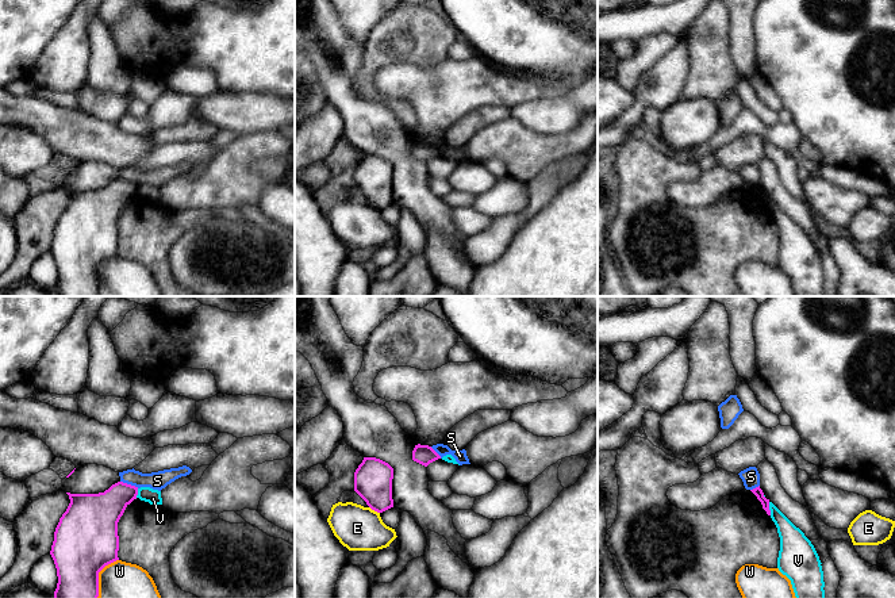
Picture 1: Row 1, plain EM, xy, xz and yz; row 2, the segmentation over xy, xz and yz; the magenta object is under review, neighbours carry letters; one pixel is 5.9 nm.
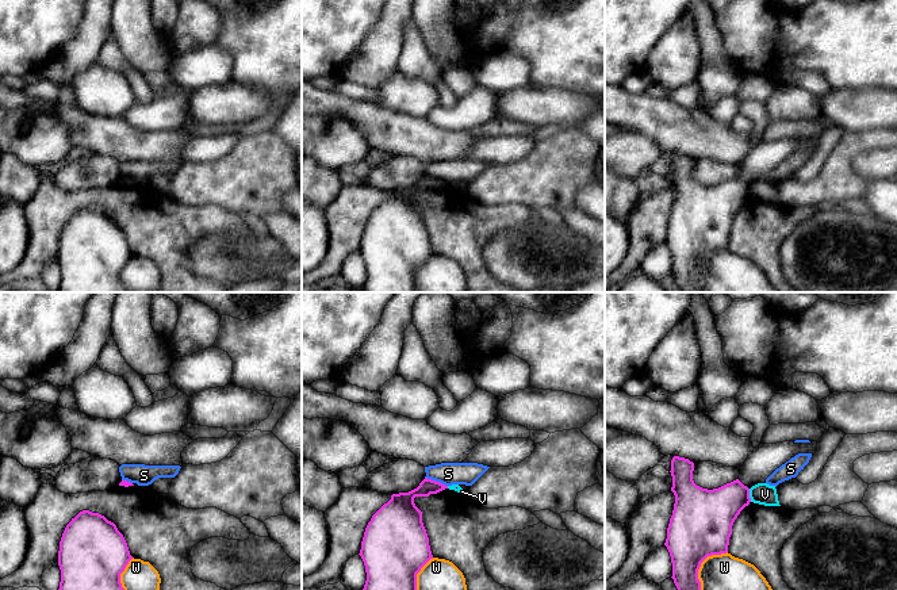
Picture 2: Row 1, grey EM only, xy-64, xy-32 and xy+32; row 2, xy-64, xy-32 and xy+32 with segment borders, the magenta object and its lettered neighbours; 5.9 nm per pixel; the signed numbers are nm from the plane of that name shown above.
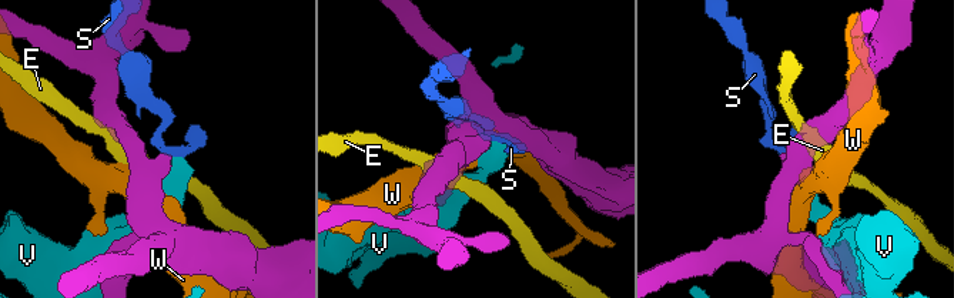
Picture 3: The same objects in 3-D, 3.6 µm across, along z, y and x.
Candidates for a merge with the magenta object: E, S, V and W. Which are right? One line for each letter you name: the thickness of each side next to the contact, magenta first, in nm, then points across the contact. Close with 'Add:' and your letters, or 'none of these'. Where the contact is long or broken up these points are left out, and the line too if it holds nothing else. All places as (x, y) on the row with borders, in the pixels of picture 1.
Add: none of these

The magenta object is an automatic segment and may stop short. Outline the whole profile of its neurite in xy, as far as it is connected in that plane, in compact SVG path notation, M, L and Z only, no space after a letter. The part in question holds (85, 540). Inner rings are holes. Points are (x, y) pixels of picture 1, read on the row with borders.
M118 482L108 490L99 494L70 494L70 503L66 511L59 518L54 532L54 541L50 555L57 568L58 583L54 591L54 598L97 598L99 597L99 572L108 564L119 560L119 536L118 522L126 507L137 499L138 487Z

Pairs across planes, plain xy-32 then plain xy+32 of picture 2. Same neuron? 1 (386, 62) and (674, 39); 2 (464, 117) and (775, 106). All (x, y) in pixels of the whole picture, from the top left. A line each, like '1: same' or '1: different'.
1: same
2: same

